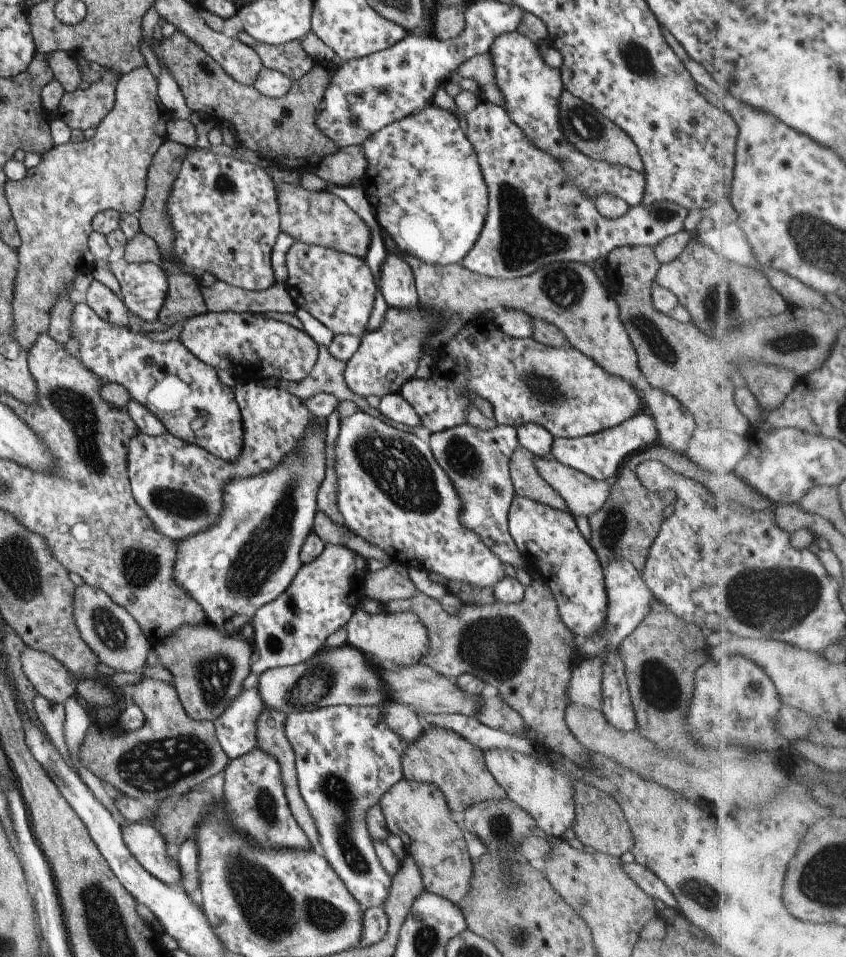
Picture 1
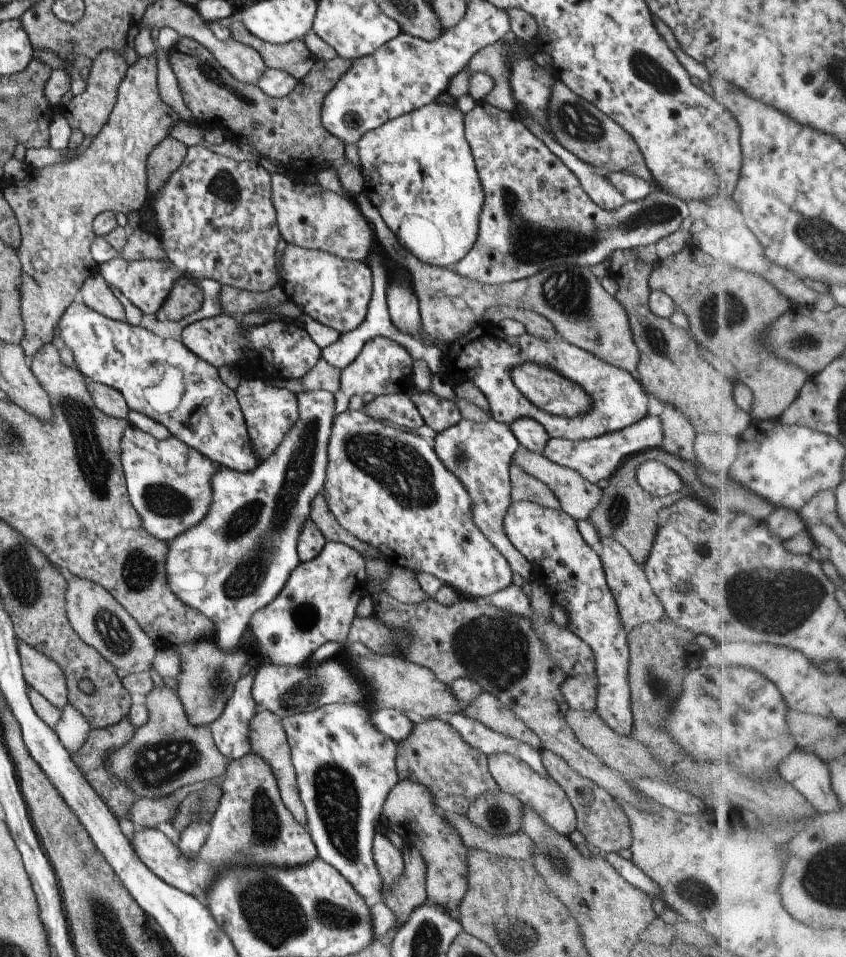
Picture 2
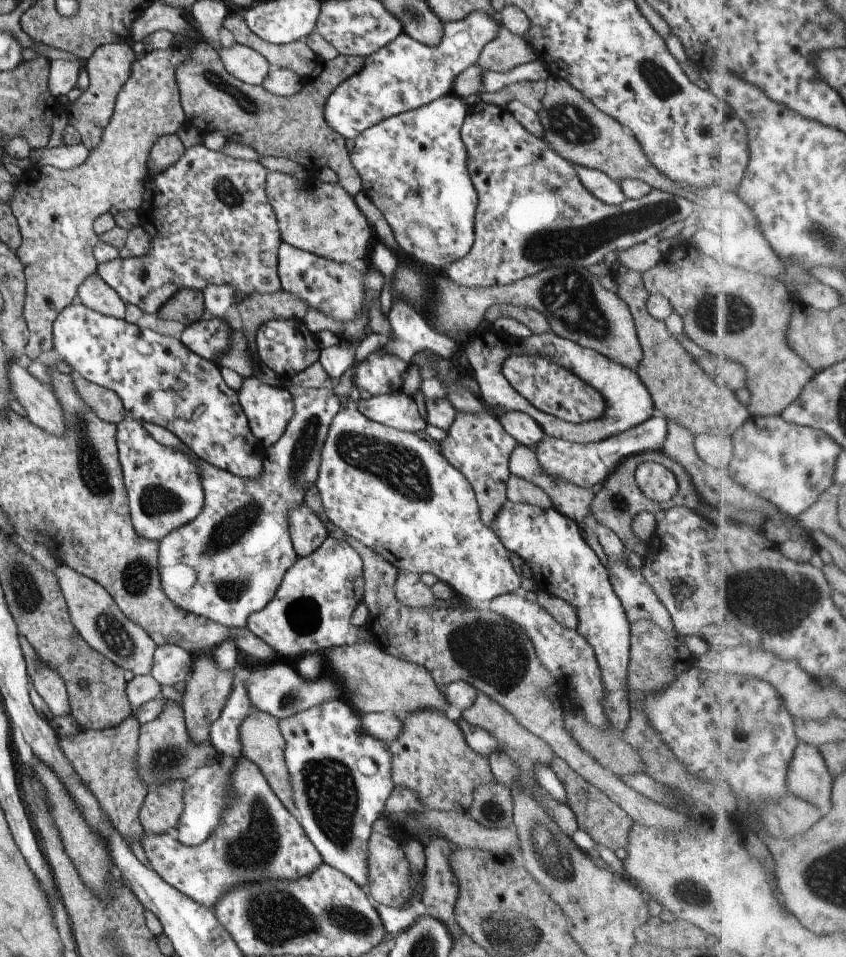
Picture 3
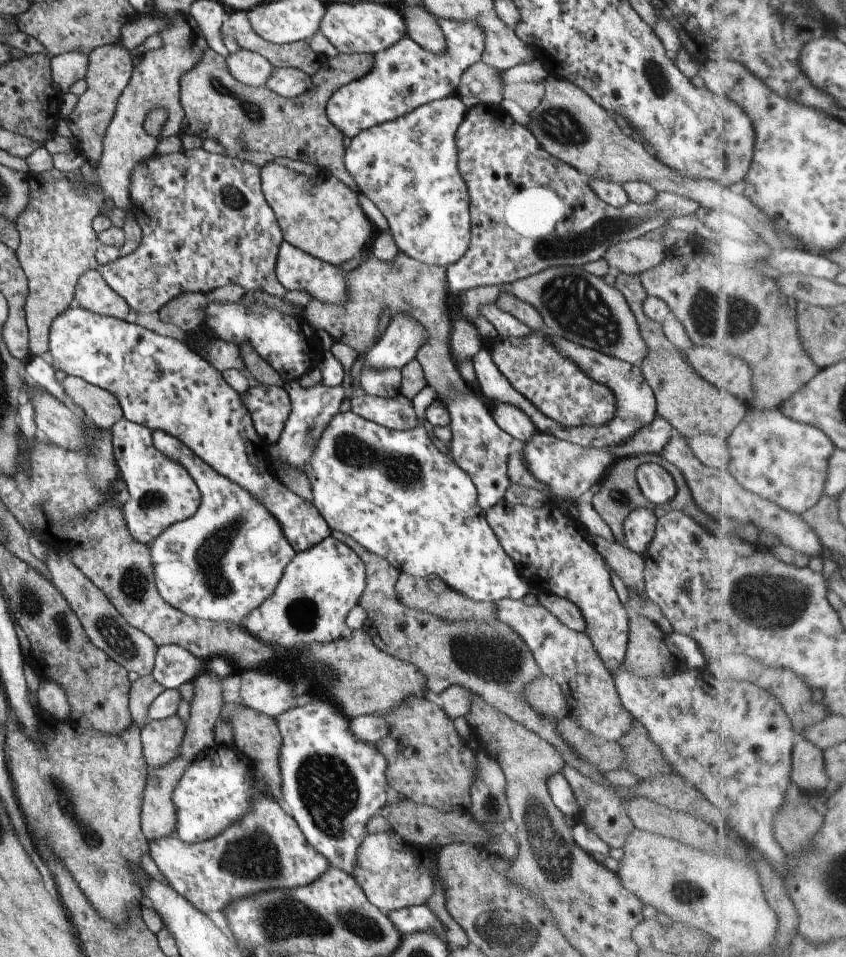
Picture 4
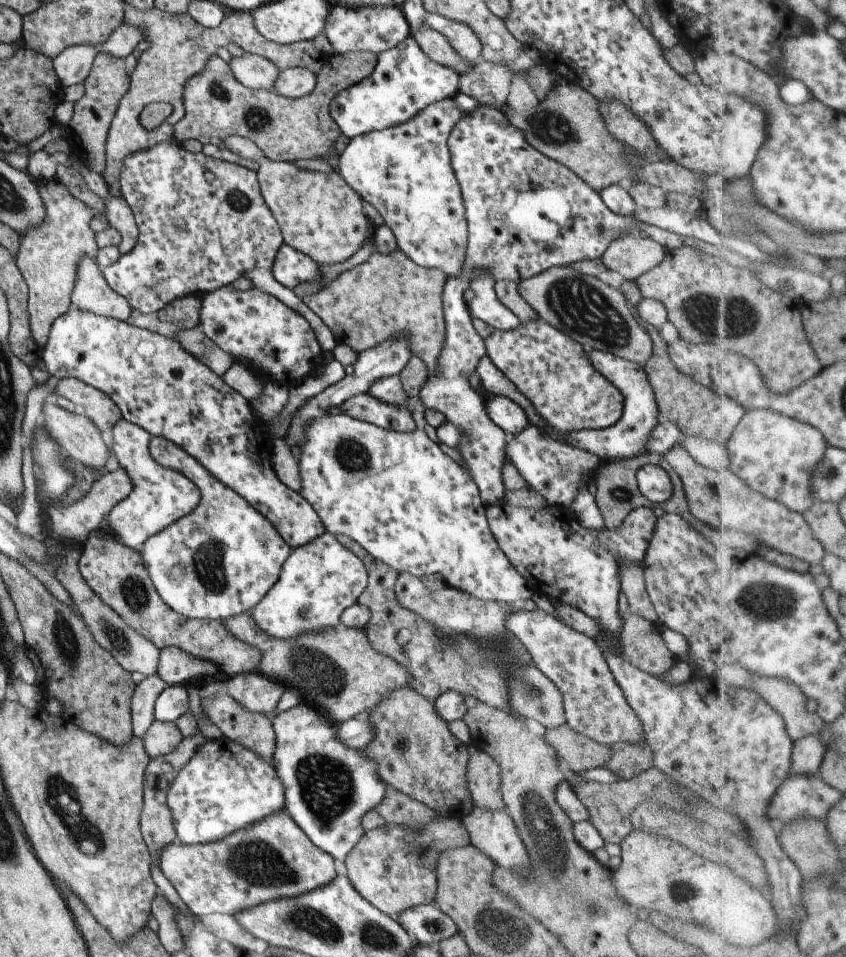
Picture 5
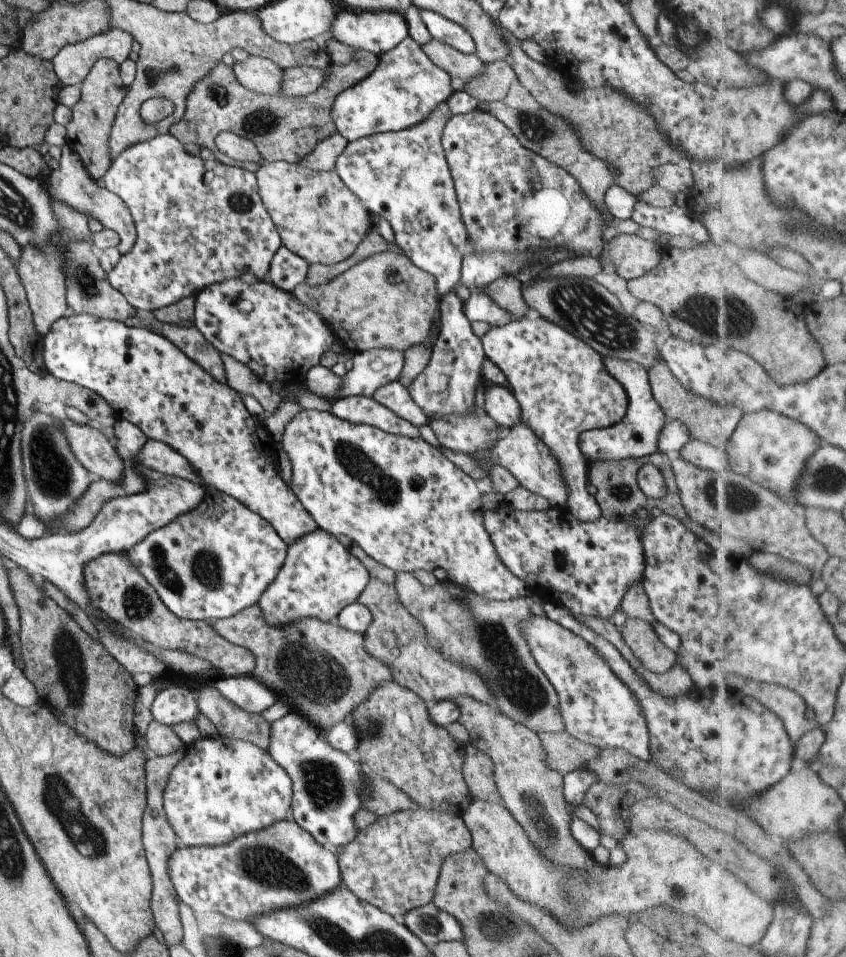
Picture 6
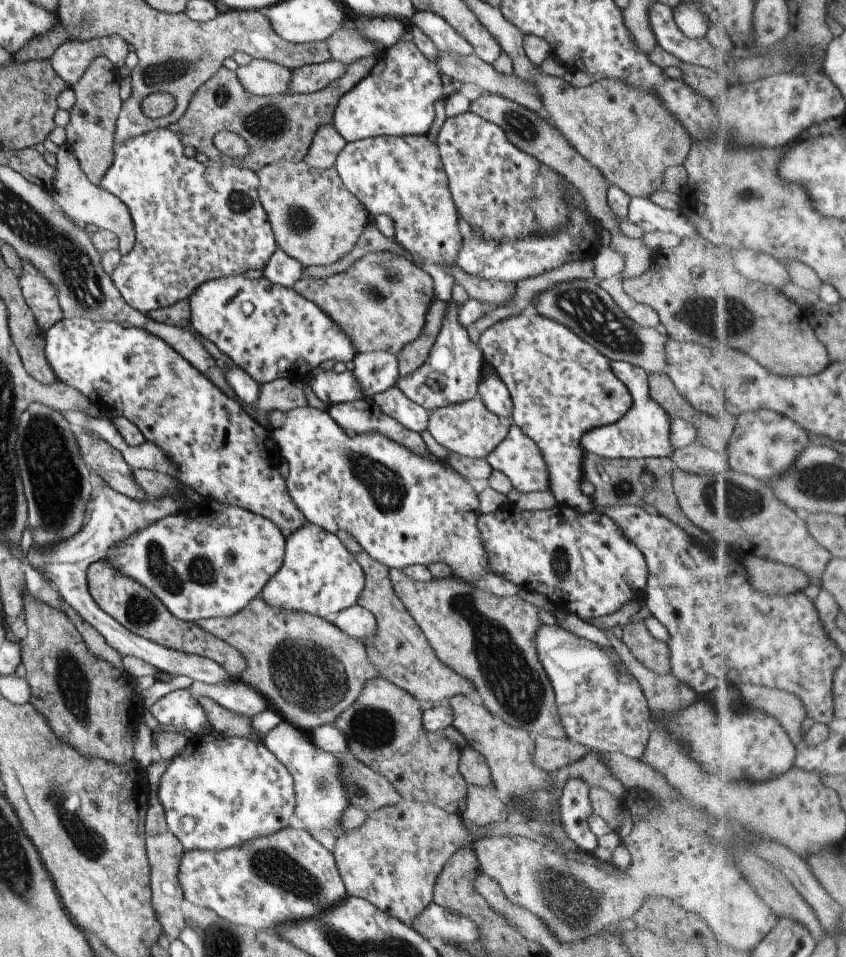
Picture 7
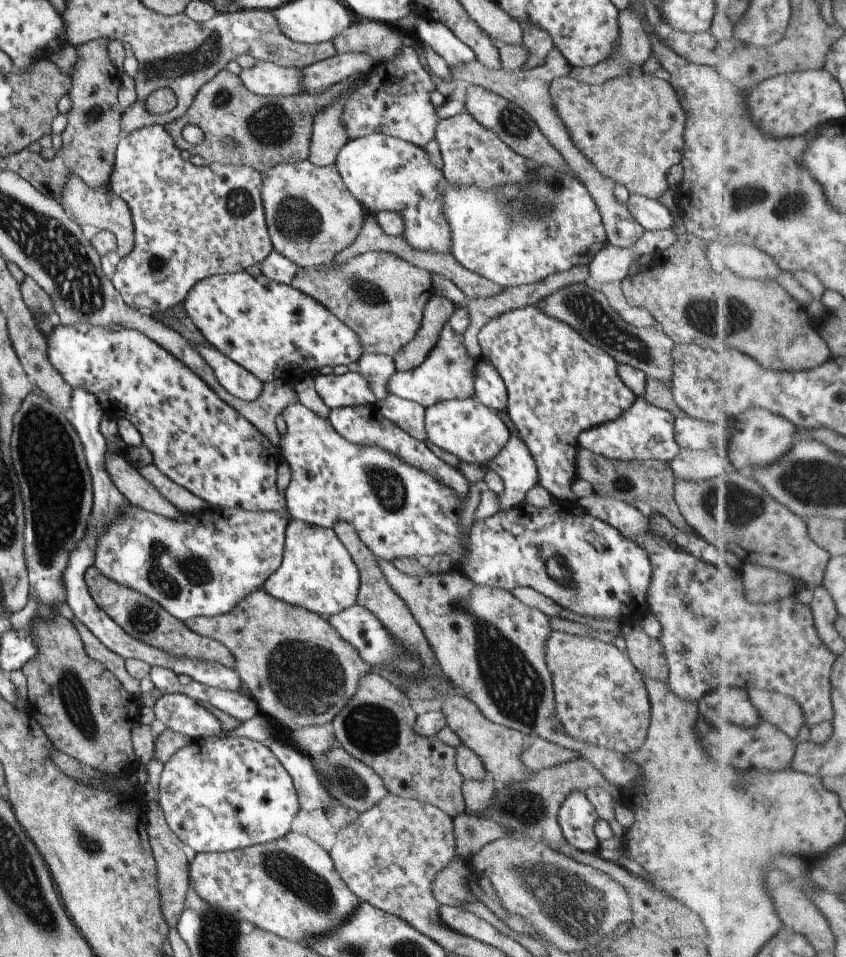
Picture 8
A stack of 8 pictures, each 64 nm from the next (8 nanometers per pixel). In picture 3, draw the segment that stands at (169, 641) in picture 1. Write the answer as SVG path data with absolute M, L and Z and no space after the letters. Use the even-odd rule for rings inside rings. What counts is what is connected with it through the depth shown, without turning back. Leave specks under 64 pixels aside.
M58 564L52 572L61 588L69 620L75 626L77 634L81 635L83 642L105 656L115 666L133 672L134 676L126 682L125 690L132 716L134 716L135 712L139 710L139 706L160 696L160 684L157 684L149 673L152 656L157 645L140 626L123 616L123 612L117 608L113 598L97 582L73 572L65 564ZM199 652L199 654L188 655L189 656L189 676L185 678L185 688L181 694L181 708L184 714L185 728L187 730L187 736L191 740L193 746L199 746L201 742L205 742L209 738L209 726L212 722L219 718L221 709L224 706L227 695L230 694L232 686L234 686L235 676L233 672L229 670L219 670L213 656L210 652Z

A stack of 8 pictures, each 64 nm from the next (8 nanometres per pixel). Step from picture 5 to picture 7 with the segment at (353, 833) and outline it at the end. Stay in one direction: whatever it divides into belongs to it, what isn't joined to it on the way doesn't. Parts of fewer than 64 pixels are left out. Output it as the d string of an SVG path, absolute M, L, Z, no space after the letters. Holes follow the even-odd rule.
M281 720L277 726L273 726L262 743L291 775L295 799L293 814L303 822L307 830L323 829L341 836L343 830L337 826L337 822L351 804L347 802L345 786L339 780L339 755L315 748L307 731L297 730L297 726L291 726L287 720Z

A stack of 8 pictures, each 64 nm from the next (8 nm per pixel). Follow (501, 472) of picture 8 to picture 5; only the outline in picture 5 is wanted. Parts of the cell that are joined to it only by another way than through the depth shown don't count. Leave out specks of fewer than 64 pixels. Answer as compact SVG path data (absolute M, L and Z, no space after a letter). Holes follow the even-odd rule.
M531 424L506 442L503 446L503 454L508 459L506 461L517 470L521 478L527 480L531 489L545 498L548 505L568 507L577 496L581 478L587 476L591 479L602 463L595 454L575 448L569 443L557 442L547 436L545 430Z

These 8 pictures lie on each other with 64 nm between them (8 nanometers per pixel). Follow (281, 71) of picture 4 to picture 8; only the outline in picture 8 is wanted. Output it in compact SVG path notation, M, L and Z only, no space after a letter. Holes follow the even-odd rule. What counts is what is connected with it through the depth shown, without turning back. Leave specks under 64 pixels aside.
M362 52L335 54L333 57L300 70L304 76L302 79L303 92L308 94L321 92L355 74L365 77L375 64L377 64L377 60Z

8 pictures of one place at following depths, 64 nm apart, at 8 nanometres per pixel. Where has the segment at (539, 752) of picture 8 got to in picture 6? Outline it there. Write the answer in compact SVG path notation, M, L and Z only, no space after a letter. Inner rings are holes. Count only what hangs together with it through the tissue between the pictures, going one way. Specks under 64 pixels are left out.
M569 732L539 733L538 738L543 746L545 766L564 775L575 769L582 769L589 764L597 749L573 738Z

